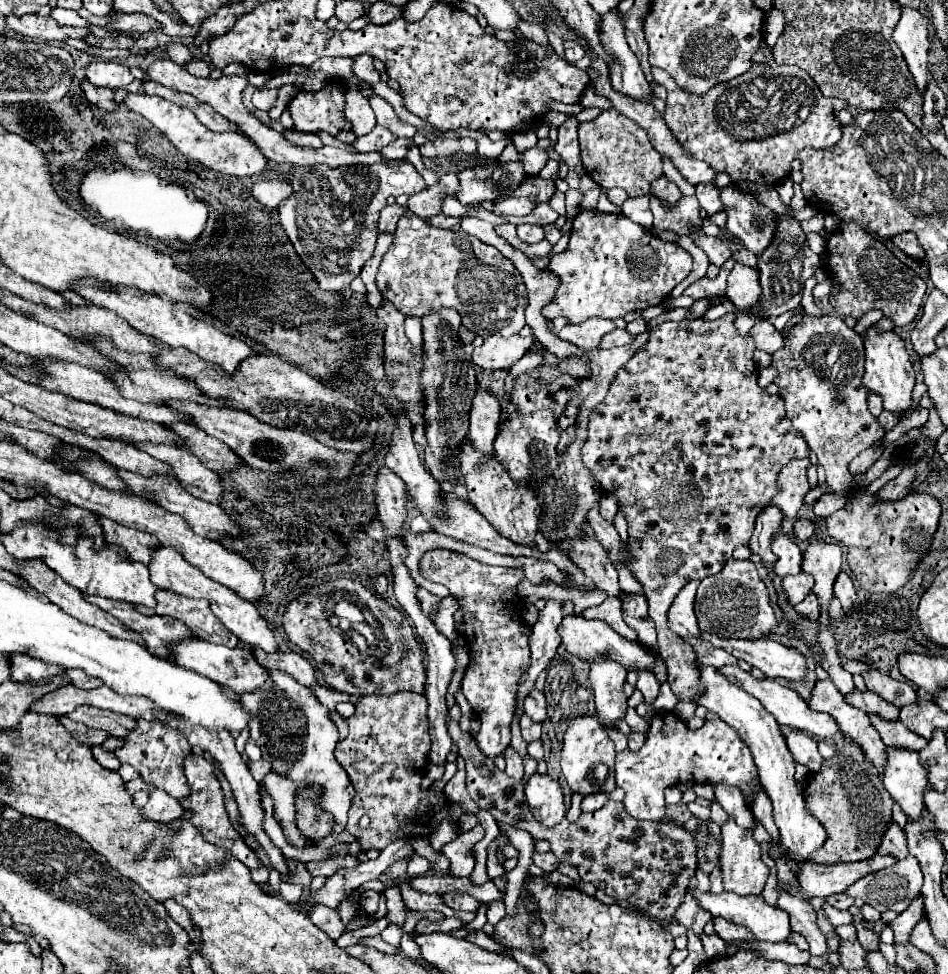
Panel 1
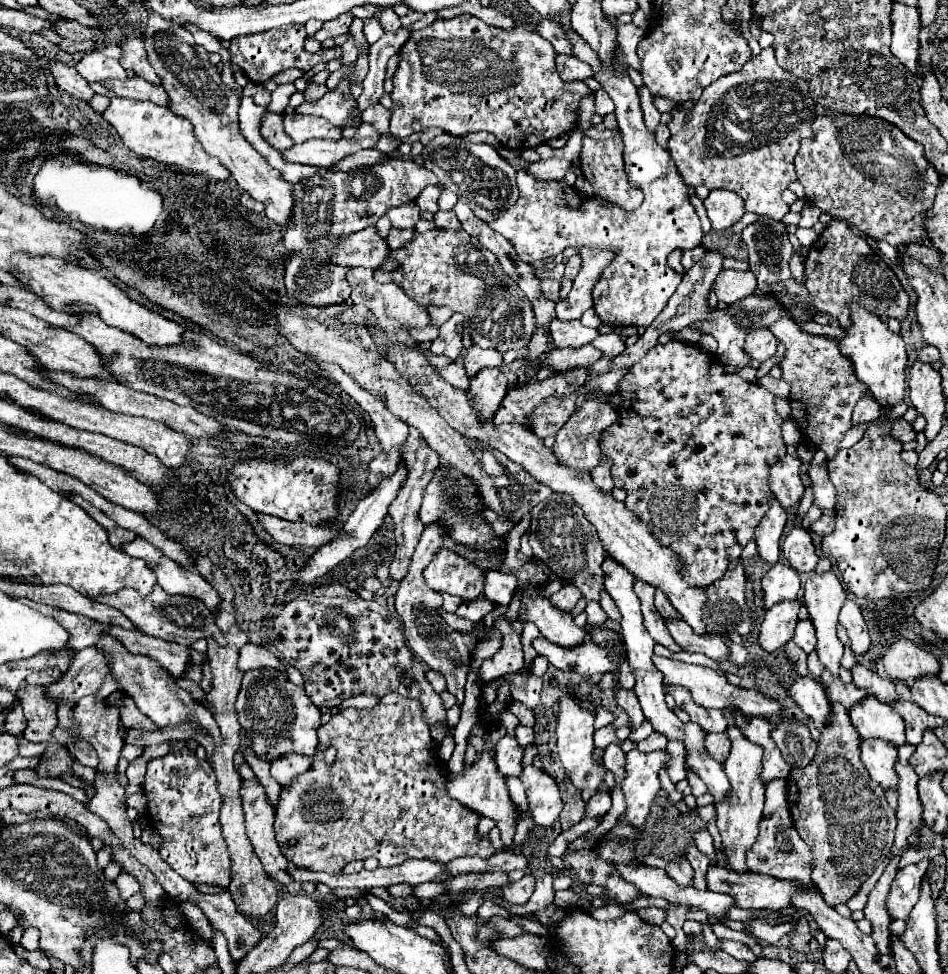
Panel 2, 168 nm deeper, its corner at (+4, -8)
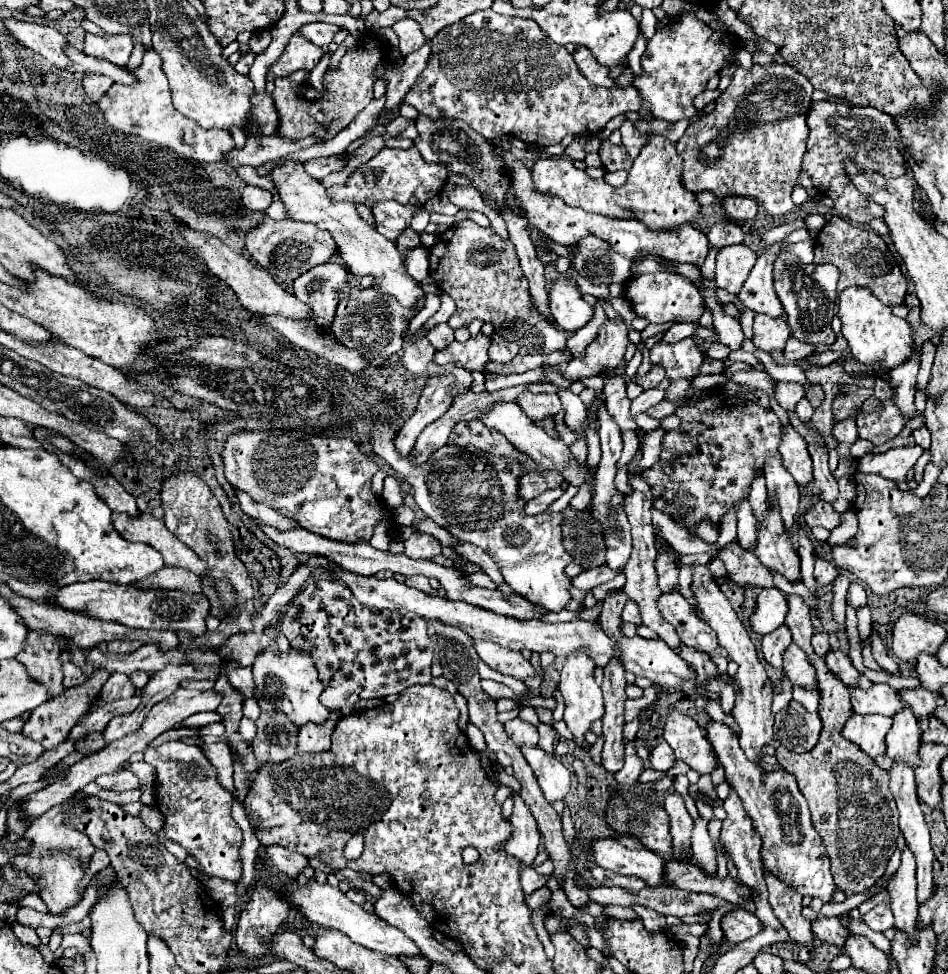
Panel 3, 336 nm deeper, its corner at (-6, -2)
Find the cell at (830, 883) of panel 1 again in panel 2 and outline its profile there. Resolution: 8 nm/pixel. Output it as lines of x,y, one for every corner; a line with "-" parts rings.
710,865
706,871
706,885
710,891
726,893
734,899
734,905
740,909
770,909
780,911
790,905
790,897
794,895
794,881
778,881
774,877
758,875
758,873
736,873
730,869
722,869
718,865

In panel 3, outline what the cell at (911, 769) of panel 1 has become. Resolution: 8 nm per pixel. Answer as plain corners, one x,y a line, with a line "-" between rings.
852,715
844,727
844,737
856,743
872,759
886,753
886,733
892,727
892,719
884,715

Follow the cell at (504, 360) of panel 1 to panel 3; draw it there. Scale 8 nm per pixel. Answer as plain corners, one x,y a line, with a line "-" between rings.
482,331
476,337
470,337
464,343
454,341
448,345
448,349
437,351
434,356
434,362
437,365
445,367
446,365
460,365
468,371
482,371
488,363
488,347
492,339
490,335
484,335

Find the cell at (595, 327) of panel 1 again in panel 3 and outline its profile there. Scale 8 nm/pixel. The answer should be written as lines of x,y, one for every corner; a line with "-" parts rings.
560,277
548,289
550,293
550,313
554,317
556,327
562,331
580,331
594,315
590,303
582,299
576,283
572,279

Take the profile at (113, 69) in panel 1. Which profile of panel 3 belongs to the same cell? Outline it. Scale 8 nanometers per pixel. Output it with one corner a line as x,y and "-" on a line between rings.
86,35
86,43
84,43
86,55
106,59
118,67
124,67
128,63
132,49
134,45
128,35
106,35
106,37

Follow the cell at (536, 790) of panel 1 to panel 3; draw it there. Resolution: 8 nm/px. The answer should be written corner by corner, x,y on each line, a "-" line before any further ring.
538,745
522,747
522,755
528,761
528,765
532,767
532,771
544,791
544,797
550,803
562,801
570,791
570,771
554,755
544,753

